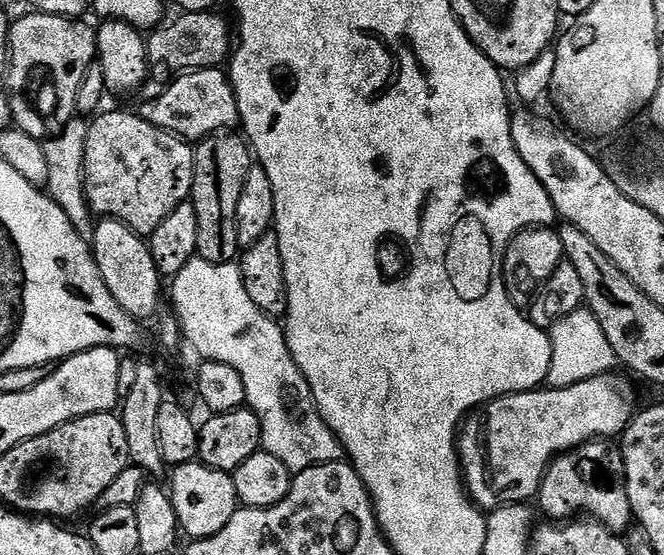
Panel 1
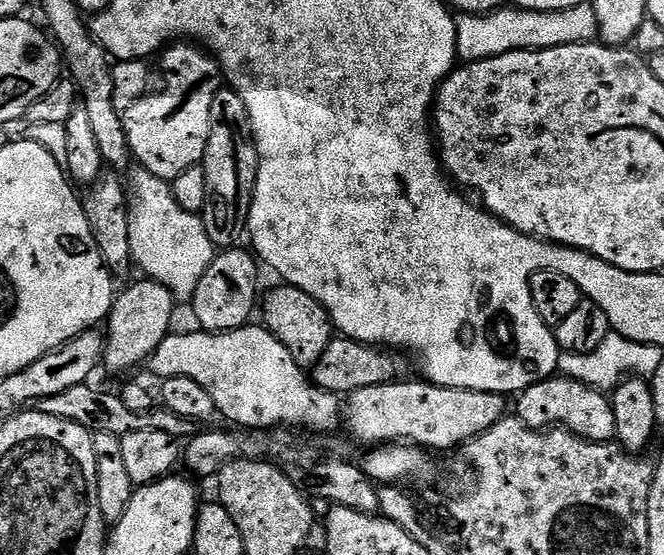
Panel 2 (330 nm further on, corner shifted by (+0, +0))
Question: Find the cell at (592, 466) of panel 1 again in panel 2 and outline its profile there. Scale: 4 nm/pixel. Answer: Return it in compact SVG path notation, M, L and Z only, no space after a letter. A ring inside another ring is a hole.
M557 374L531 384L525 392L515 397L515 415L520 421L533 430L547 430L559 426L575 436L583 436L585 440L601 442L615 441L614 410L612 401L603 391L586 385L581 380L572 380L568 376Z

